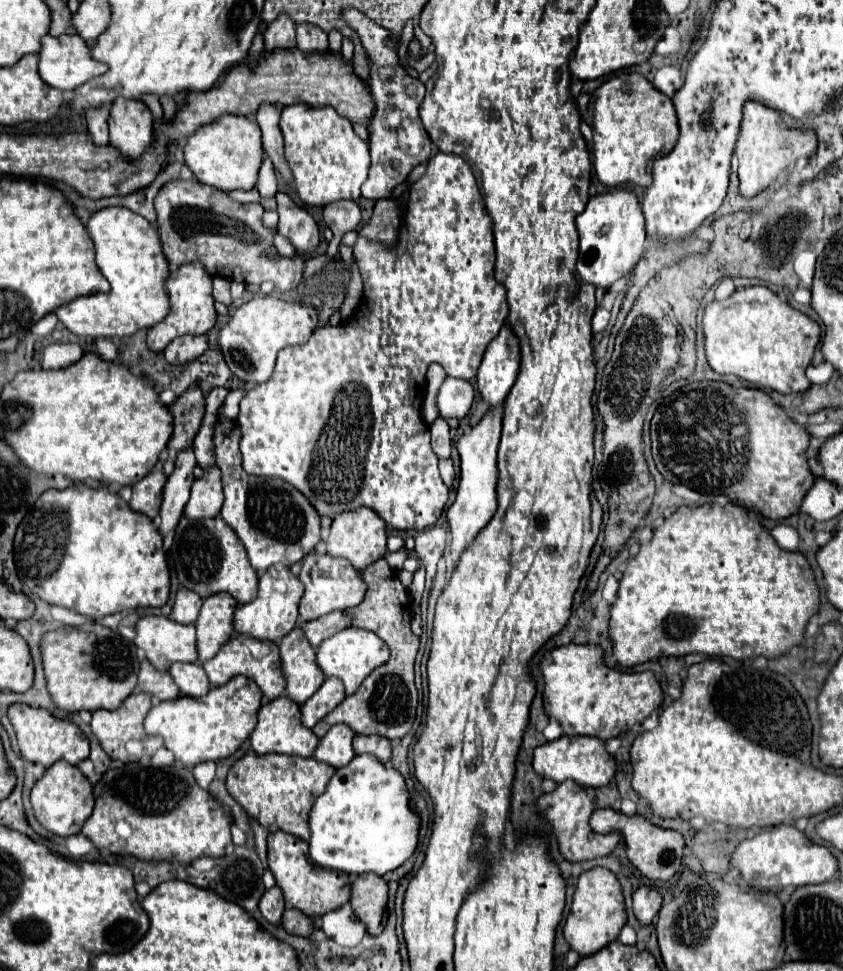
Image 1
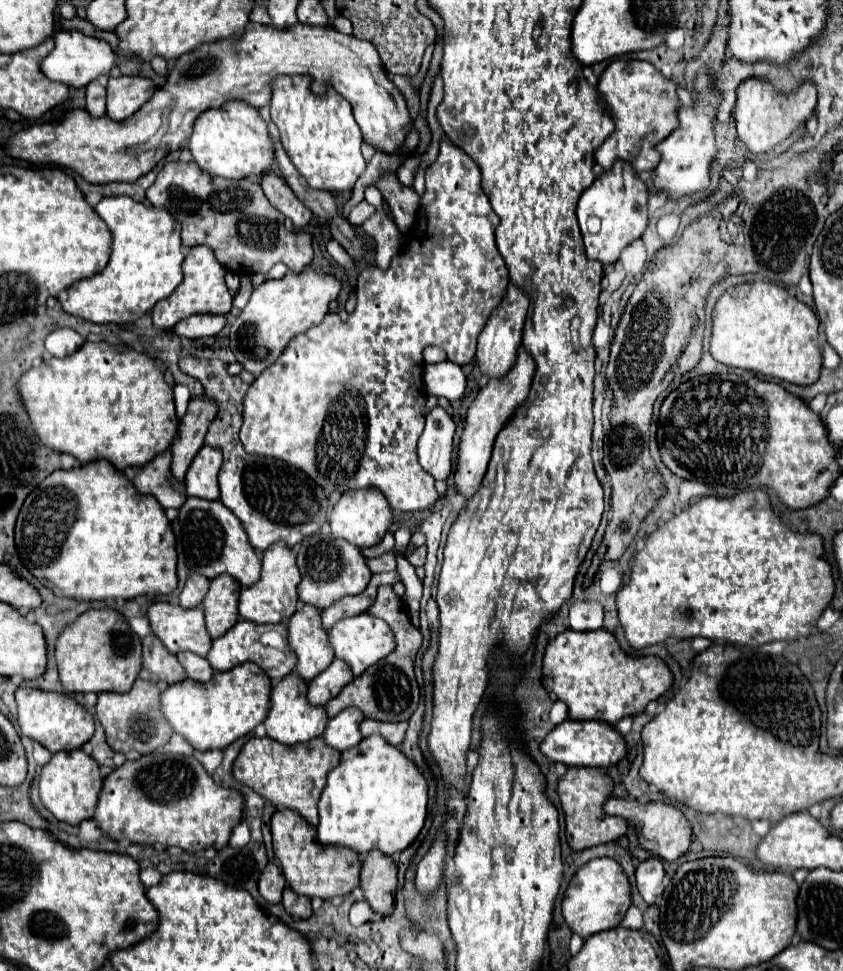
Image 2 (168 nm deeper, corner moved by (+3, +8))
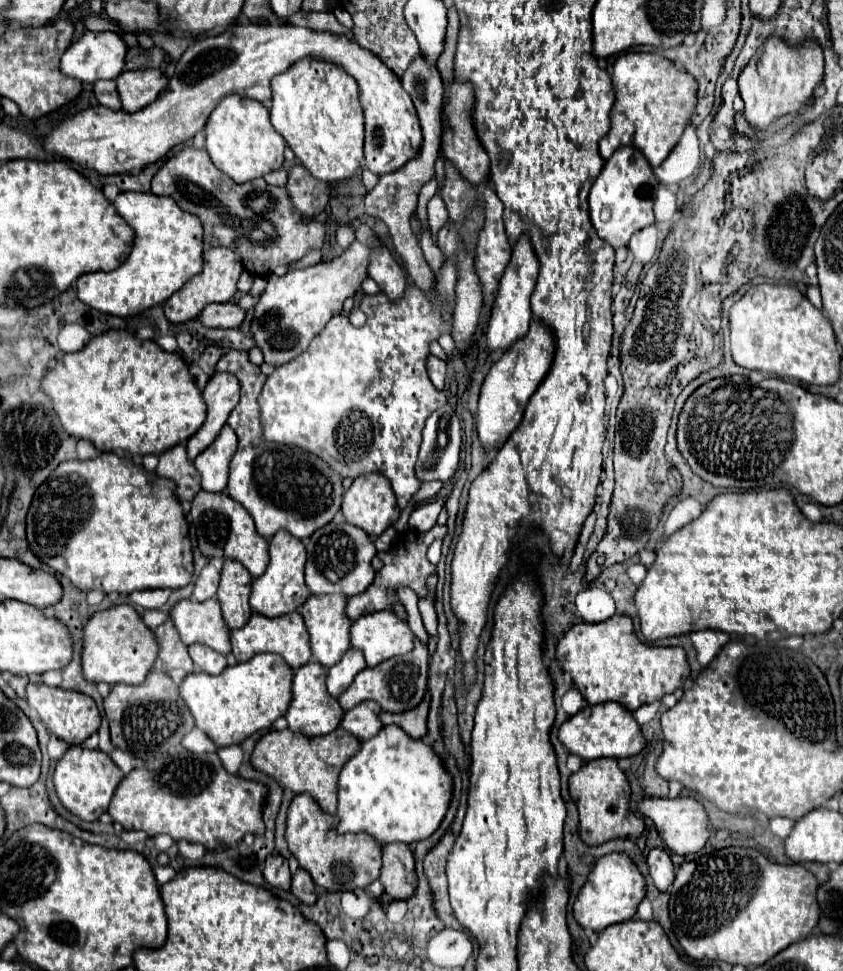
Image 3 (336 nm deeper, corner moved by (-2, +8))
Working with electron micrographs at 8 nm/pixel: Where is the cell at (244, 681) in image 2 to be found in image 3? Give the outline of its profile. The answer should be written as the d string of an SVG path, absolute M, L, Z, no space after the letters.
M256 654L250 662L238 662L234 666L228 666L218 676L210 676L206 672L190 672L184 678L184 682L180 684L180 696L188 704L192 716L196 720L196 726L202 728L218 748L222 748L222 746L242 744L256 730L270 728L276 718L286 714L286 708L290 706L292 676L294 676L294 670L286 662L282 662L282 656L278 656L278 654Z

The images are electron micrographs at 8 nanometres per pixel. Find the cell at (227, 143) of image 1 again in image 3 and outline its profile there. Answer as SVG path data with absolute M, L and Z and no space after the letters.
M226 96L206 122L206 150L212 164L230 176L236 184L244 184L254 178L262 178L268 172L278 170L284 164L284 138L270 124L268 110L250 98Z

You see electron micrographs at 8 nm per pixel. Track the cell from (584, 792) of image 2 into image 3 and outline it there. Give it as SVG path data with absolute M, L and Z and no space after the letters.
M598 758L584 762L578 772L570 776L570 796L580 814L580 838L588 846L600 846L622 836L640 836L644 818L630 810L630 784L626 774L618 768L616 758Z

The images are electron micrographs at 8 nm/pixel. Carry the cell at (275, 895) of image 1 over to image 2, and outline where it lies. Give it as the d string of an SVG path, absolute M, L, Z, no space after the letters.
M267 864L265 872L259 878L259 894L269 902L269 904L279 904L281 894L285 890L285 878L283 872L277 864Z

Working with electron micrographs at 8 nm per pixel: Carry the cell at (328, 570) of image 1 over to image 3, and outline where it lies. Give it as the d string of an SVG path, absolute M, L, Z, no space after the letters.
M326 524L314 532L308 540L308 562L306 562L306 586L312 594L344 594L354 596L364 592L374 580L372 558L376 556L376 546L362 528L354 524Z

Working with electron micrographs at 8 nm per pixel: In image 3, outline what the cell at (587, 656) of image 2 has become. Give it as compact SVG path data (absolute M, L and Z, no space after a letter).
M616 614L604 622L574 624L558 642L556 654L562 658L564 672L572 676L574 686L588 704L614 700L628 710L636 710L684 686L690 676L684 648L656 648L640 642L628 614Z

